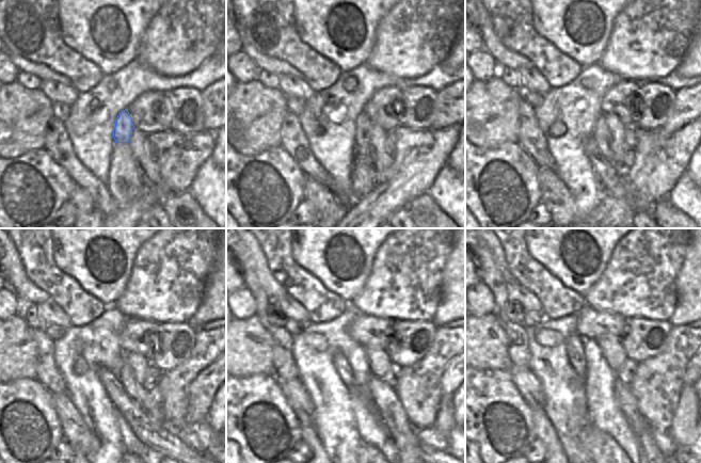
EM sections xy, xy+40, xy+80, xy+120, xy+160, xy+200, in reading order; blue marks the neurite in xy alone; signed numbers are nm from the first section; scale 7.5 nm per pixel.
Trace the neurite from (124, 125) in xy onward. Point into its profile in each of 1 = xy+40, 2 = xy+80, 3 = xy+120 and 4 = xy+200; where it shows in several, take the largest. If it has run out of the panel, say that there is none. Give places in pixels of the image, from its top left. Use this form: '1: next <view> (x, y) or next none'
1: next xy+40 (363, 129)
2: next xy+80 (601, 132)
3: next xy+120 (150, 401)
4: next xy+200 (623, 394)

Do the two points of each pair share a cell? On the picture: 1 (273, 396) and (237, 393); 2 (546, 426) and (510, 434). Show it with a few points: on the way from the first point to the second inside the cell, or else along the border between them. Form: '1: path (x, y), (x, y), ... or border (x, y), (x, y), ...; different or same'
1: path (265, 396), (245, 396); same
2: border (530, 408), (536, 436); different

